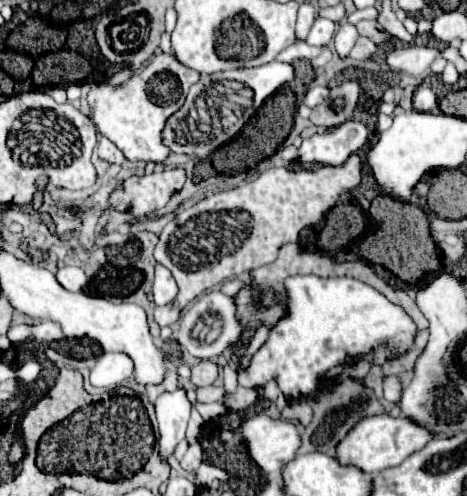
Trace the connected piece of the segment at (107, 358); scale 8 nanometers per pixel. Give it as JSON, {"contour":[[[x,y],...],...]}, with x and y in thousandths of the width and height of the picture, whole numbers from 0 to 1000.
{"contour":[[[225,712],[212,720],[208,736],[195,744],[191,768],[199,780],[246,784],[263,768],[285,760],[285,728],[268,712]]]}

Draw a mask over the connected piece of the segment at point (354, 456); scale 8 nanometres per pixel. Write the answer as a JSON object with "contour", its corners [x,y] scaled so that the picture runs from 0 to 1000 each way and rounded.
{"contour":[[[803,837],[803,841],[786,841],[777,849],[769,849],[747,877],[722,897],[722,925],[739,938],[760,938],[782,954],[807,954],[833,942],[850,942],[854,933],[863,933],[880,913],[897,909],[901,901],[910,901],[910,893],[919,893],[919,885],[927,885],[931,877],[919,877],[919,869],[910,869],[910,861],[901,861],[897,853],[884,853],[884,845],[876,841],[837,841],[837,837]]]}

